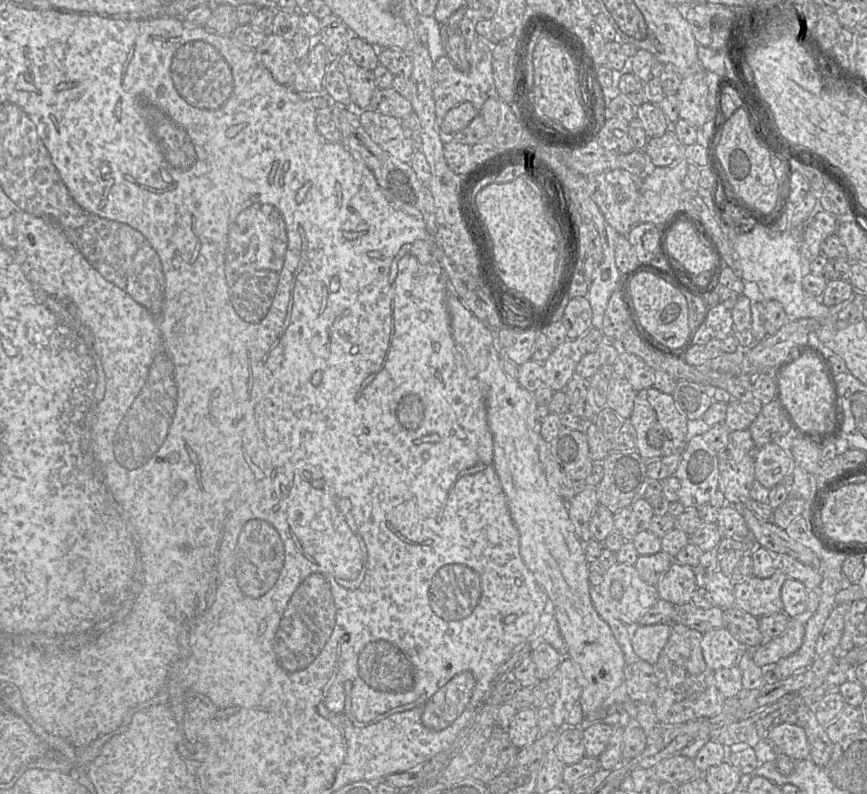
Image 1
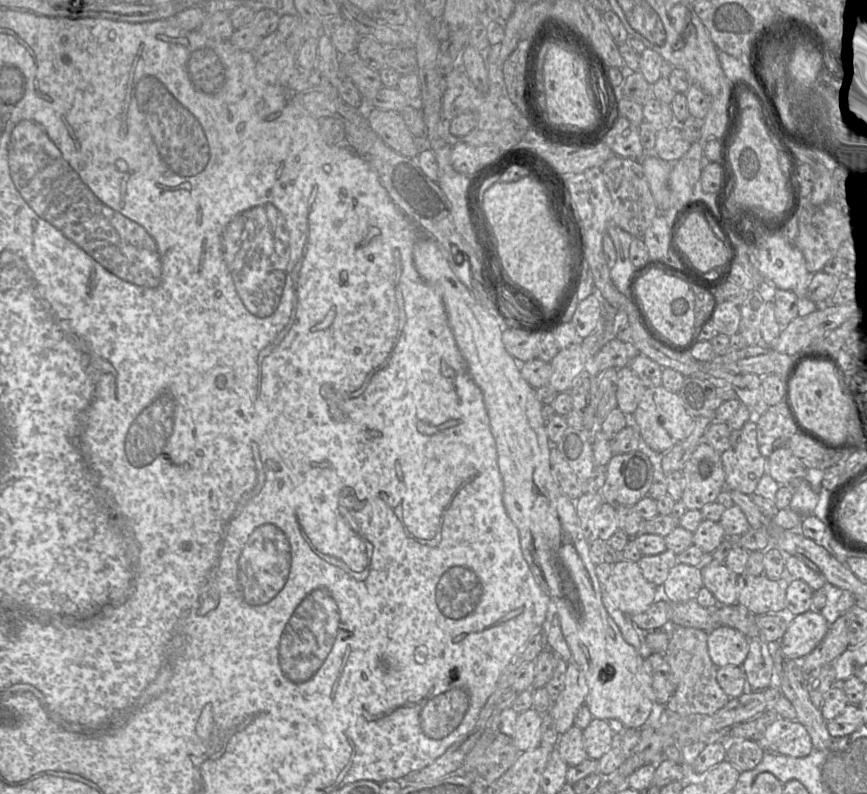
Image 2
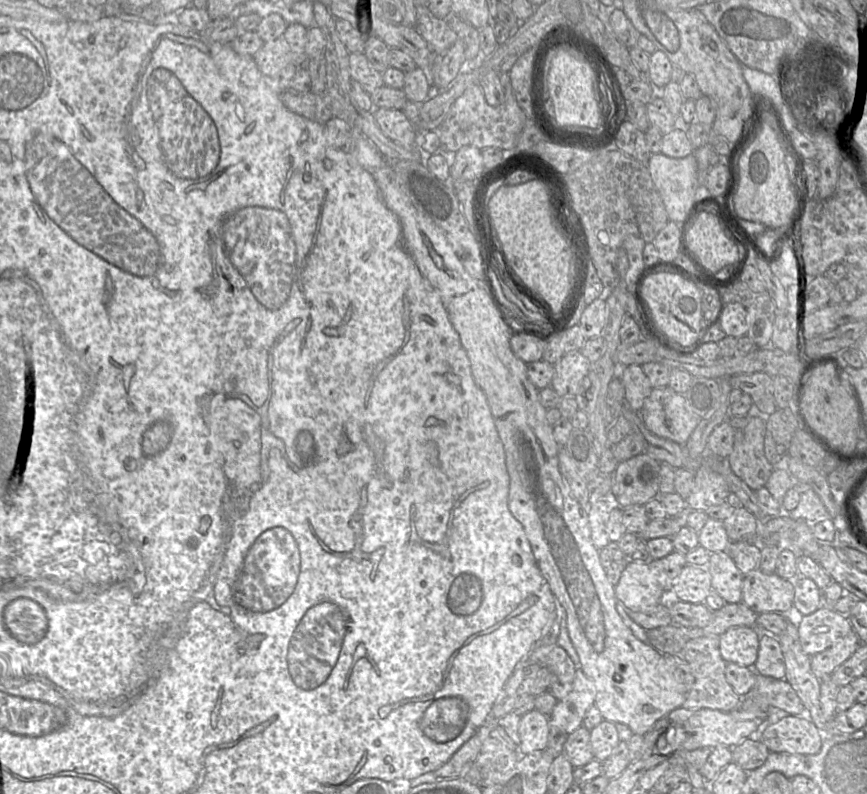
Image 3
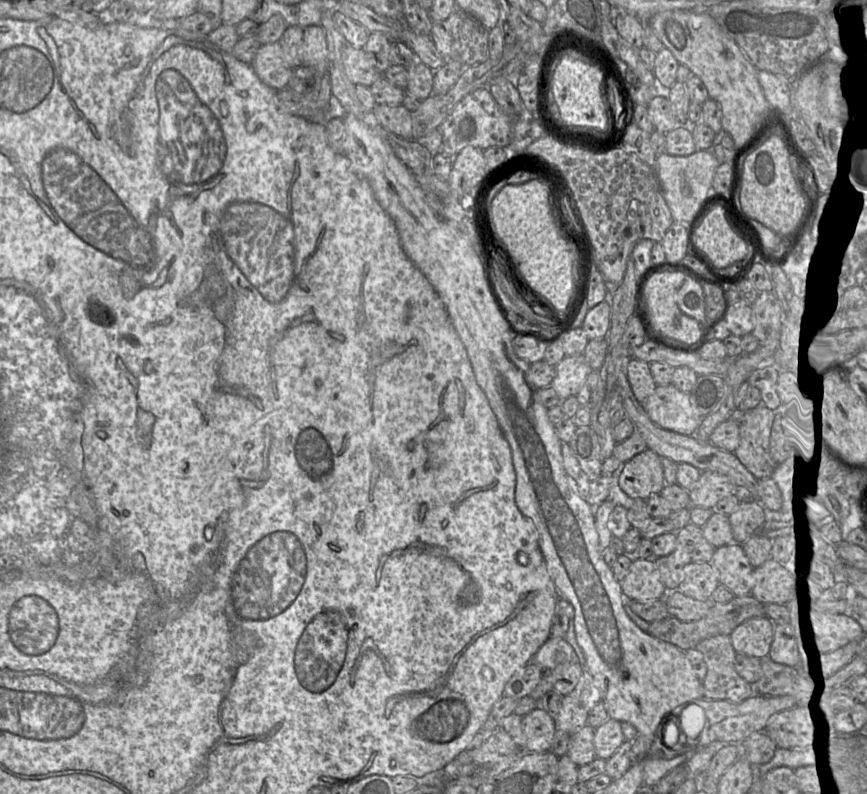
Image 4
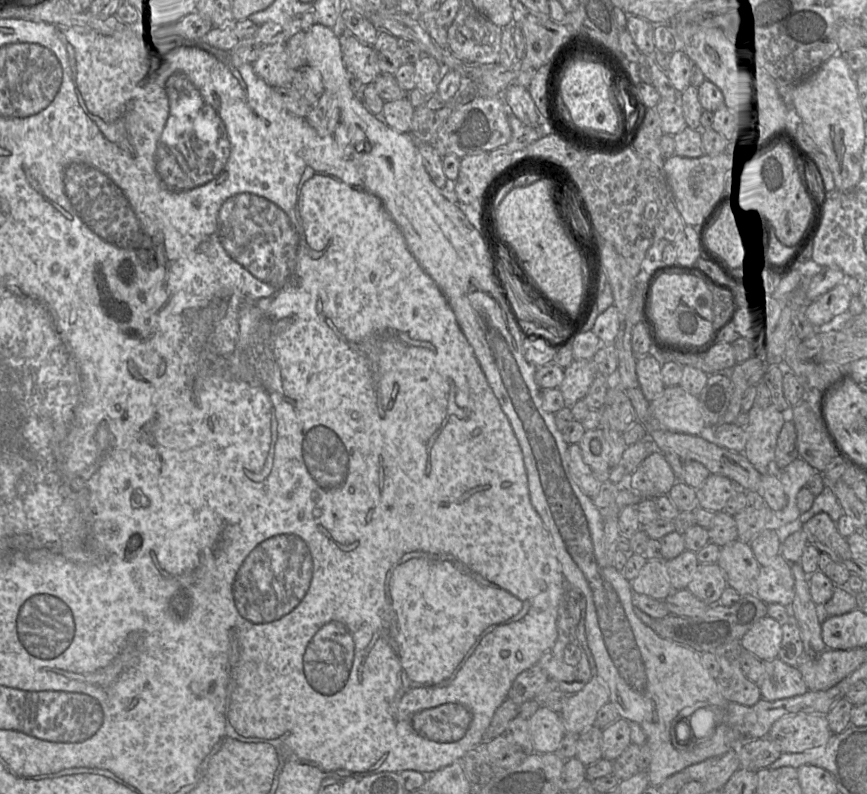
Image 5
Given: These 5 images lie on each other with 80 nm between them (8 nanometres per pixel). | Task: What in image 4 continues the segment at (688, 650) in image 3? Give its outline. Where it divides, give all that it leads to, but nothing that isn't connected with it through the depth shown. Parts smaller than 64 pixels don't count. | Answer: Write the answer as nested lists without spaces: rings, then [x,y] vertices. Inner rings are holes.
[[[714,636],[707,638],[694,648],[701,652],[707,666],[703,680],[703,698],[699,700],[720,700],[741,703],[755,694],[754,686],[743,679],[735,669],[735,651],[729,636]]]

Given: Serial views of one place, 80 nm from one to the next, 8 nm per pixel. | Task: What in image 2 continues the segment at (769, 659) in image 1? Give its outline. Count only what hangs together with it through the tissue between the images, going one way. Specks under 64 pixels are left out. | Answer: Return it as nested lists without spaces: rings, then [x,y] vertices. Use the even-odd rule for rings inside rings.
[[[809,610],[791,618],[779,642],[781,653],[790,659],[801,659],[824,639],[830,624],[820,611]]]

